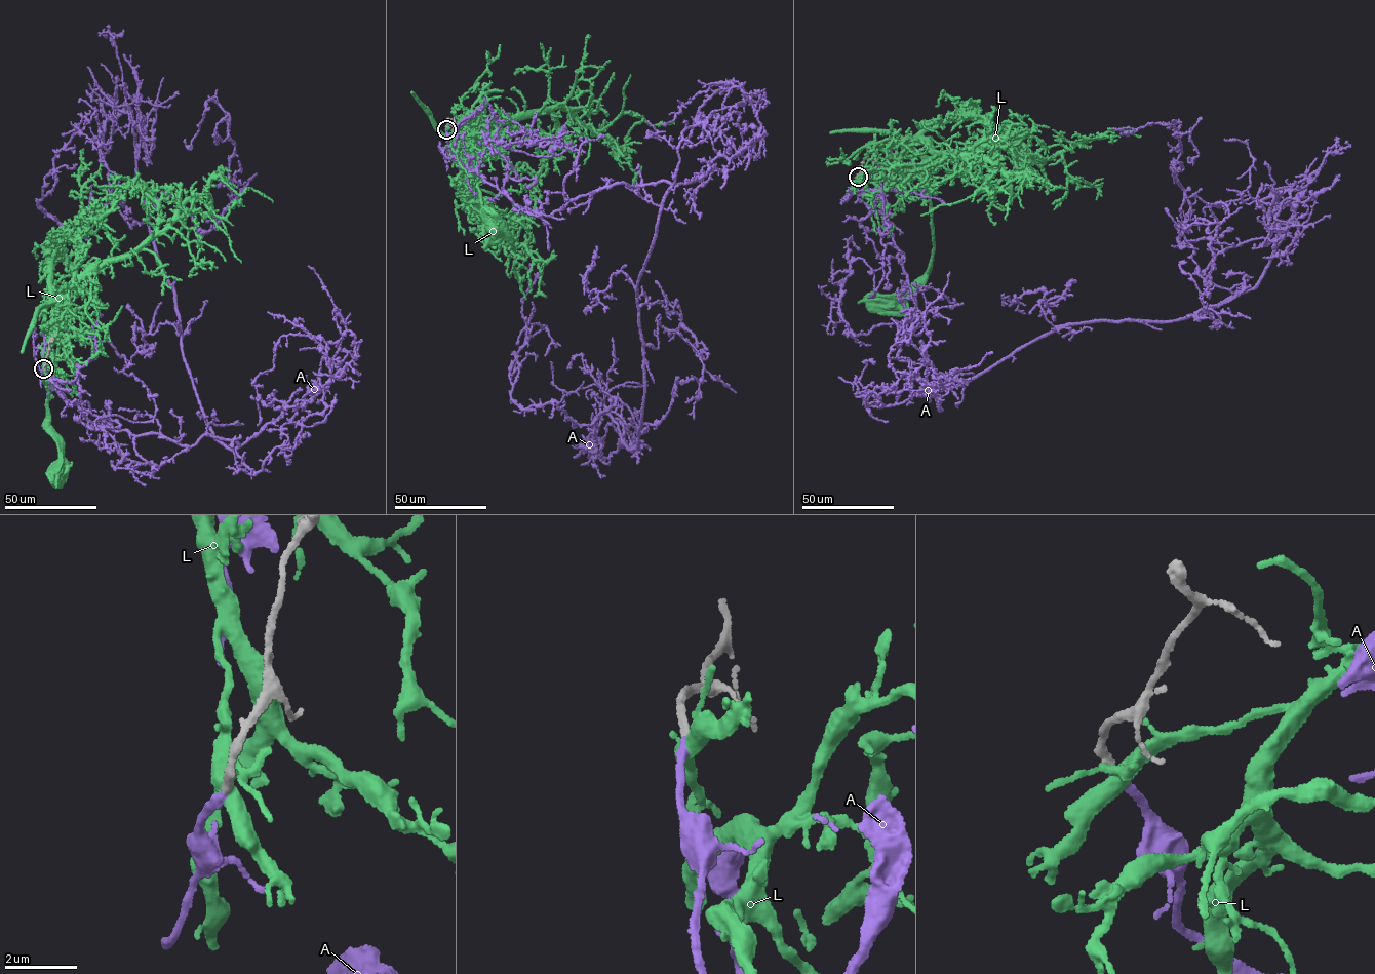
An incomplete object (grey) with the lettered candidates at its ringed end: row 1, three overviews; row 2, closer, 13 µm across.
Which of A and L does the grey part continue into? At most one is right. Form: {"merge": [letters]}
{"merge": ["A"]}

